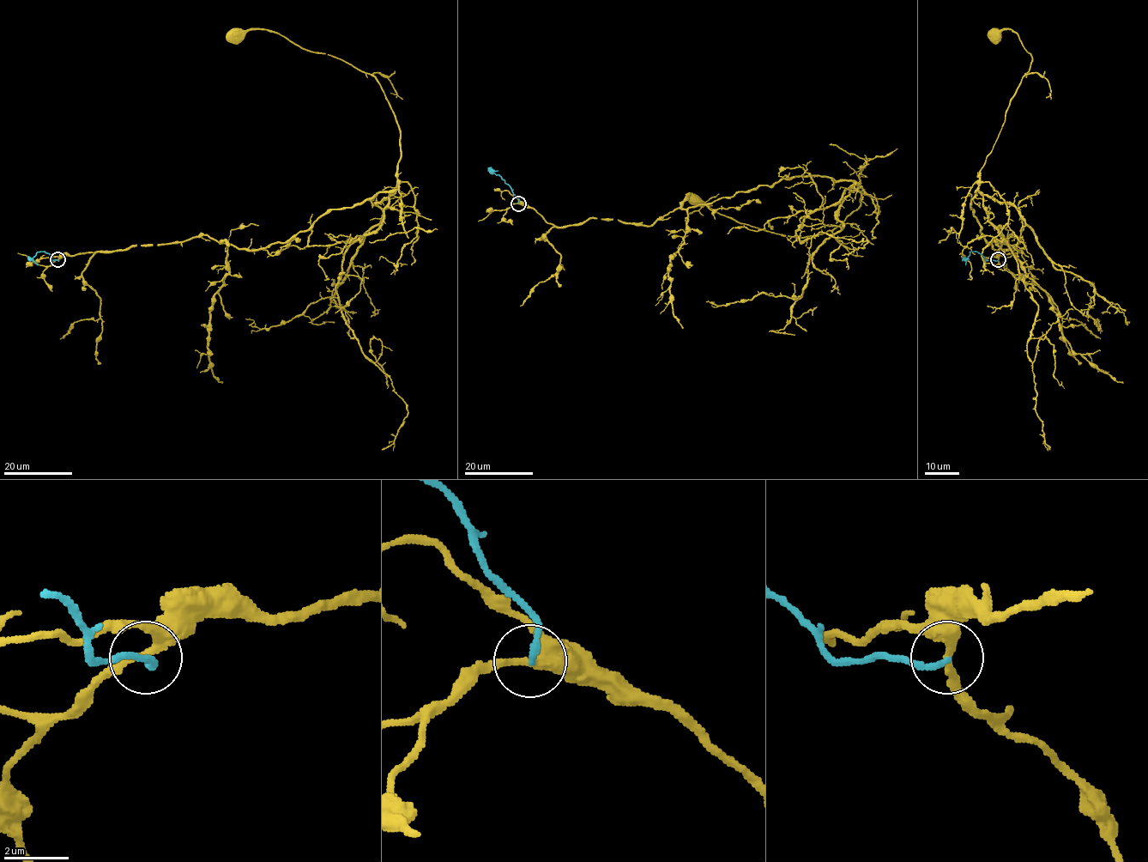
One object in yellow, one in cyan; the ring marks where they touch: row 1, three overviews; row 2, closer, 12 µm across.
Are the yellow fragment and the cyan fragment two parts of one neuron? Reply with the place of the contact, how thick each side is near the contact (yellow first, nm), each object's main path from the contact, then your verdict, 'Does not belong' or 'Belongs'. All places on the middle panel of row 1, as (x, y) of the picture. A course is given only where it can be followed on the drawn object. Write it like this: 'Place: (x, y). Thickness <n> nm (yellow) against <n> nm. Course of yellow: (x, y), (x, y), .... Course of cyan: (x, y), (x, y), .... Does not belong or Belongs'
Place: (518, 203). Thickness 280 nm (yellow) against 200 nm. Course of yellow: (517, 203), (558, 227), (650, 225), (792, 176), (851, 180), (860, 191), (838, 226), (804, 237), (695, 201). Course of cyan: (517, 203), (518, 198), (511, 188), (493, 173), (498, 170). Does not belong

